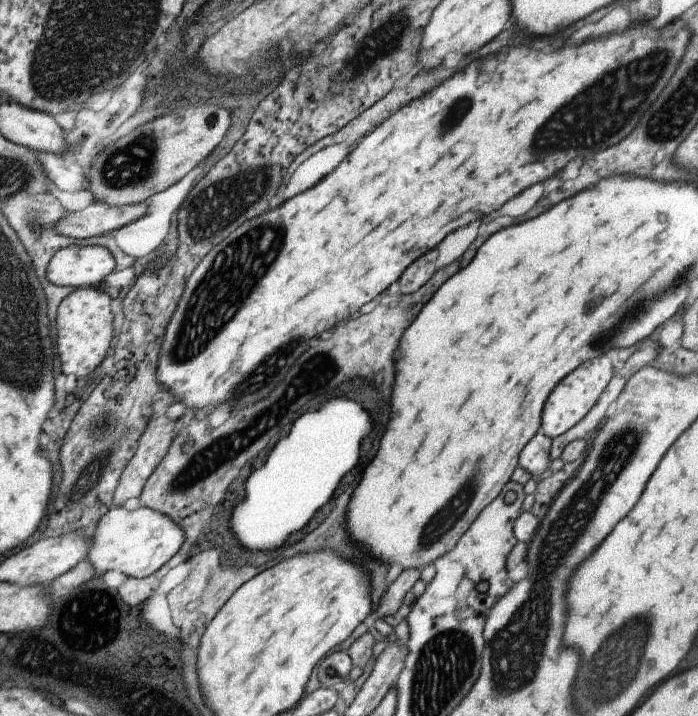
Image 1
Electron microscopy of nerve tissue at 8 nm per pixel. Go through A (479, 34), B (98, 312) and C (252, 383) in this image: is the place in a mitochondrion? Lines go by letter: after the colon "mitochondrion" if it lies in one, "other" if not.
A: other
B: other
C: mitochondrion

